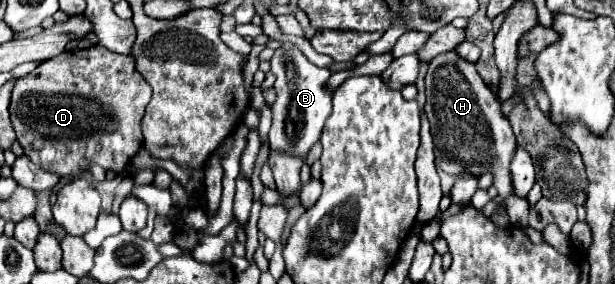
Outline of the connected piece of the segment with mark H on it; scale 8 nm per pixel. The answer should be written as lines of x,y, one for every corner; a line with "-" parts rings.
456,52
440,54
432,58
426,72
426,118
430,122
434,138
436,168
442,172
460,174
462,166
474,176
490,172
498,196
512,196
510,162
516,152
516,138
510,122
500,112
500,100
486,88
476,66
458,58

